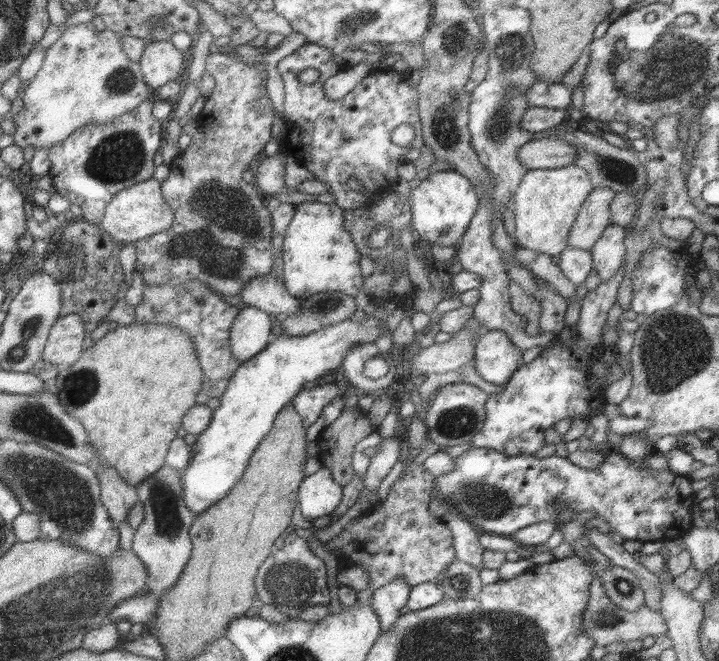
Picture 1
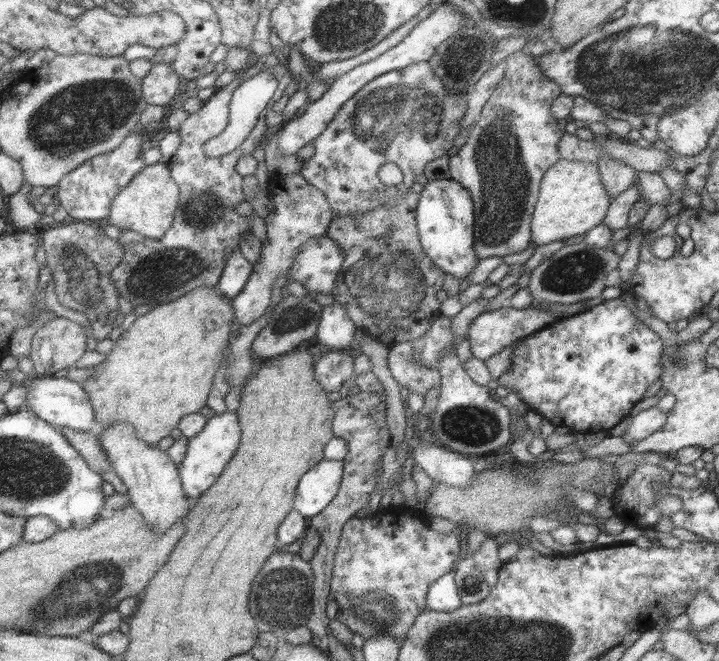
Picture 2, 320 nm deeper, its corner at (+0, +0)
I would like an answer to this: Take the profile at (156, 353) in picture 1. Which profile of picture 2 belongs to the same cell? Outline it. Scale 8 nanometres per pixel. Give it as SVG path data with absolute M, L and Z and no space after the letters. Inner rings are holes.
M198 286L171 302L166 302L165 304L148 309L145 314L137 317L128 329L123 330L117 337L111 351L106 354L105 359L97 366L93 366L96 367L95 372L81 383L84 391L88 394L89 404L91 404L93 412L95 412L95 427L100 430L105 430L107 426L111 426L111 424L115 424L115 422L127 422L127 424L133 426L137 440L141 440L141 442L153 446L162 438L169 437L171 430L177 428L177 424L183 416L199 413L200 408L206 405L213 377L221 364L222 358L224 358L224 354L226 354L228 350L231 335L230 327L232 326L232 318L234 318L232 299L233 298L226 297L223 293L220 293L217 290L217 286L213 289L211 287Z

